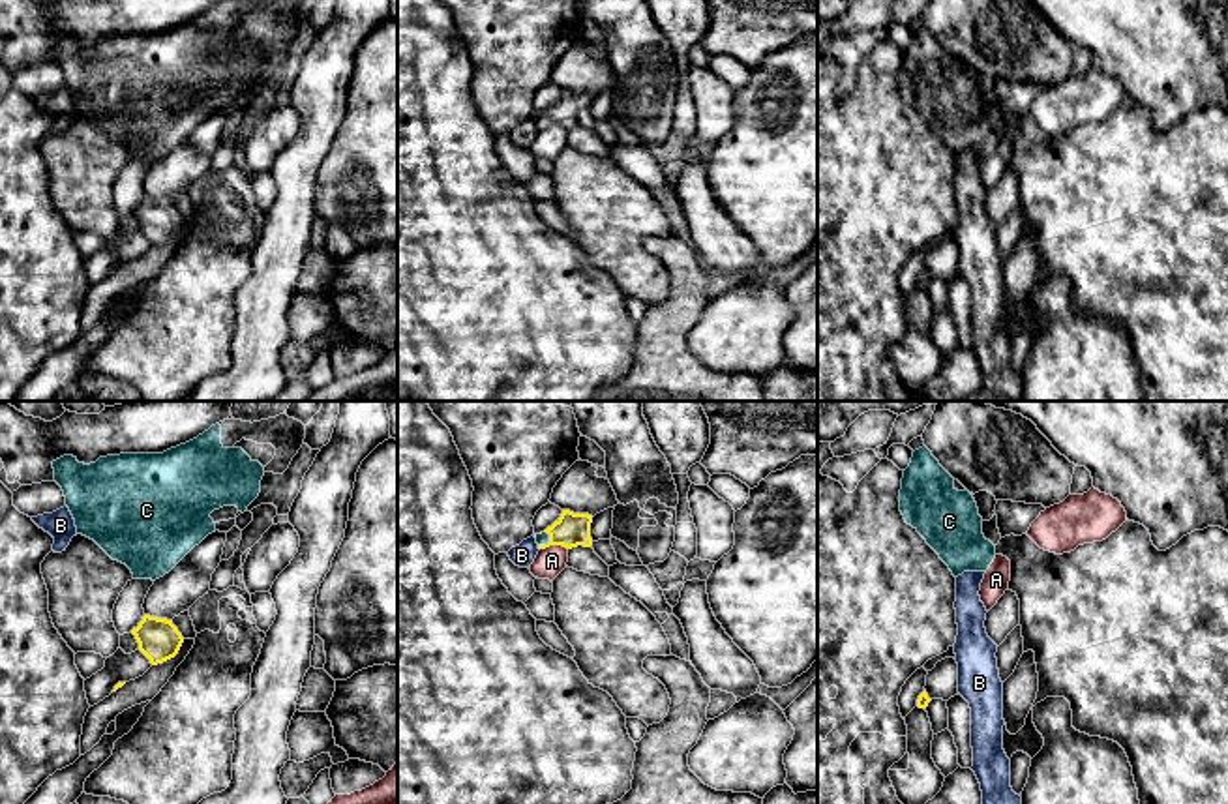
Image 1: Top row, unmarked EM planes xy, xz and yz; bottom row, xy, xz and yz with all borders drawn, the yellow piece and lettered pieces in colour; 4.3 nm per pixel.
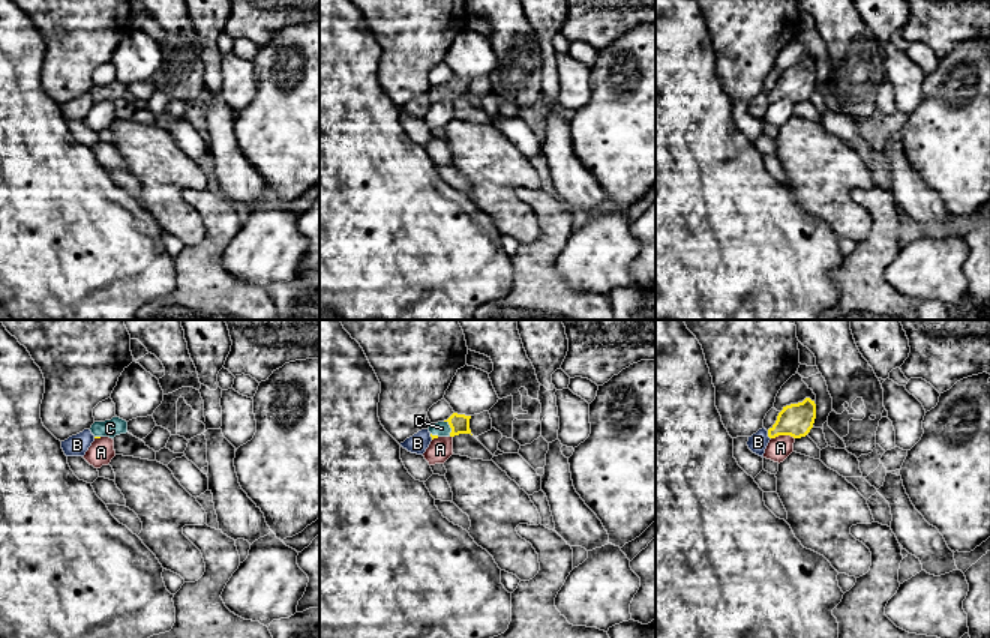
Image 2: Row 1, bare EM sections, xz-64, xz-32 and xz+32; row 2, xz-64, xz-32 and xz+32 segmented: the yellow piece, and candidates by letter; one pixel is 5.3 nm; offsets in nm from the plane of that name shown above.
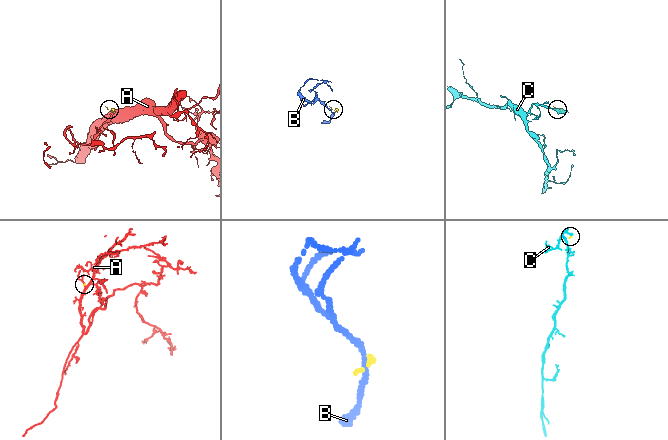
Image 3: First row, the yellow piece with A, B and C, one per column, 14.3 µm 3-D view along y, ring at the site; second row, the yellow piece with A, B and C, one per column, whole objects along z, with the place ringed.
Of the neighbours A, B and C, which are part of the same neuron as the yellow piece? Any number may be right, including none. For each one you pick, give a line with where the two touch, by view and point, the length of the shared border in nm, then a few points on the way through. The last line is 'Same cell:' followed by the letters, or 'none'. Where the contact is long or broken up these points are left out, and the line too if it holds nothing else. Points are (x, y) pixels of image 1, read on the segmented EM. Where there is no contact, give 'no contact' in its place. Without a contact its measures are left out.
C: meets yellow in xz at (550, 542); contact 80 nm long; runs through xz (572, 529), (559, 533), (550, 542), (542, 538)
Same cell: C

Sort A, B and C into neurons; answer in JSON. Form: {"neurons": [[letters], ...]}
{"neurons": [["A"], ["B"], ["C"]]}

